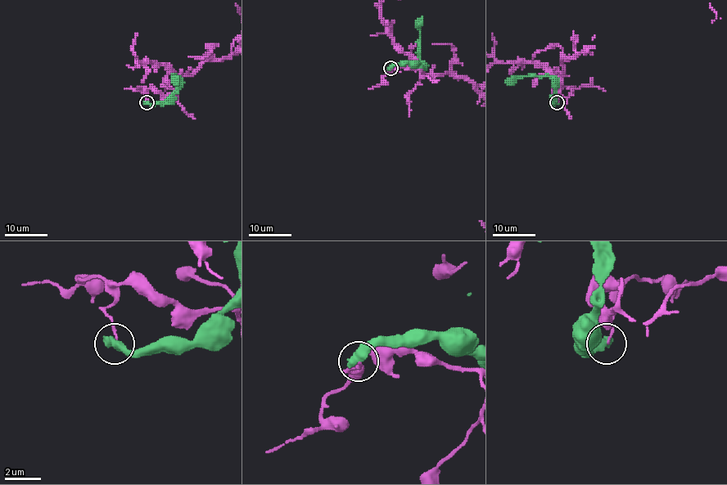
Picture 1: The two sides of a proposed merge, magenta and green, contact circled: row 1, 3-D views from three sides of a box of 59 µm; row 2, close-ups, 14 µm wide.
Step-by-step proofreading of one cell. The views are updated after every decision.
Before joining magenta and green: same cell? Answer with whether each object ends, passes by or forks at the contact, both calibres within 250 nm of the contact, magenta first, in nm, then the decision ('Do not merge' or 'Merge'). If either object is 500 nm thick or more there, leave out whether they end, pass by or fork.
Thickness 110 nm (magenta) against 600 nm. Do not merge

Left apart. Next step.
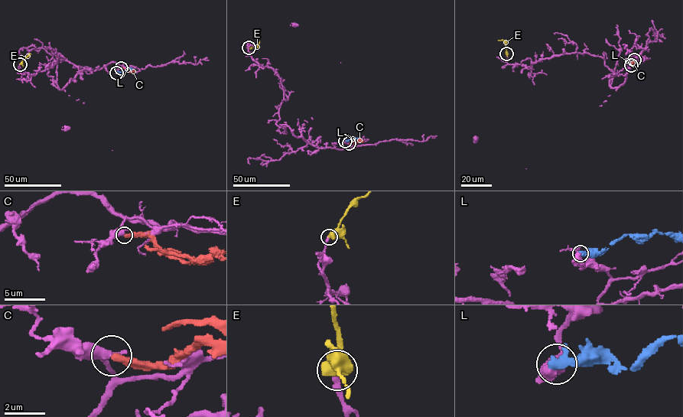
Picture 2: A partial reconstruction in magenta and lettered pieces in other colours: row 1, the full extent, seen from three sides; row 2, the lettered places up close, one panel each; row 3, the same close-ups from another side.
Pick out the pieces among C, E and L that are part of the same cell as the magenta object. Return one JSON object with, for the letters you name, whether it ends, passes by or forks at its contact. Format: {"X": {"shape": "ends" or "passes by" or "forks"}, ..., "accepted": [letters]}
{"E": {"shape": "ends"}, "accepted": ["E"]}

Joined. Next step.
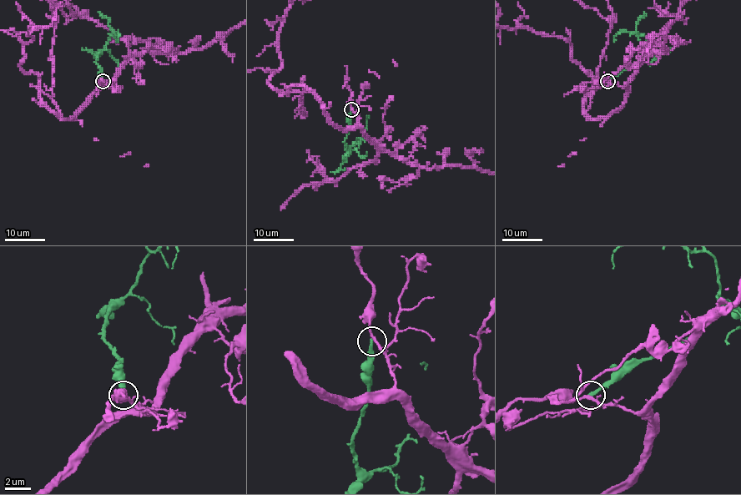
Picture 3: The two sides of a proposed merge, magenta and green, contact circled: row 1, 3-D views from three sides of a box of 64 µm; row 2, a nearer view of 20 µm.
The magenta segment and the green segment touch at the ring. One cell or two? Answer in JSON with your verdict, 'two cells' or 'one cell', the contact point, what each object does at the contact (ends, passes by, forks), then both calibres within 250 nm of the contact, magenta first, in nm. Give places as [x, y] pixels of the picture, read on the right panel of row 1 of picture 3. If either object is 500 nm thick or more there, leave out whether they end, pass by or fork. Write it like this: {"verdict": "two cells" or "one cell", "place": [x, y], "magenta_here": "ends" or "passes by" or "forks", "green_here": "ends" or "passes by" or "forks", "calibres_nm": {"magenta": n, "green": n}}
{"verdict": "two cells", "place": [607, 81], "magenta_here": "forks", "green_here": "ends", "calibres_nm": {"magenta": 170, "green": 280}}

